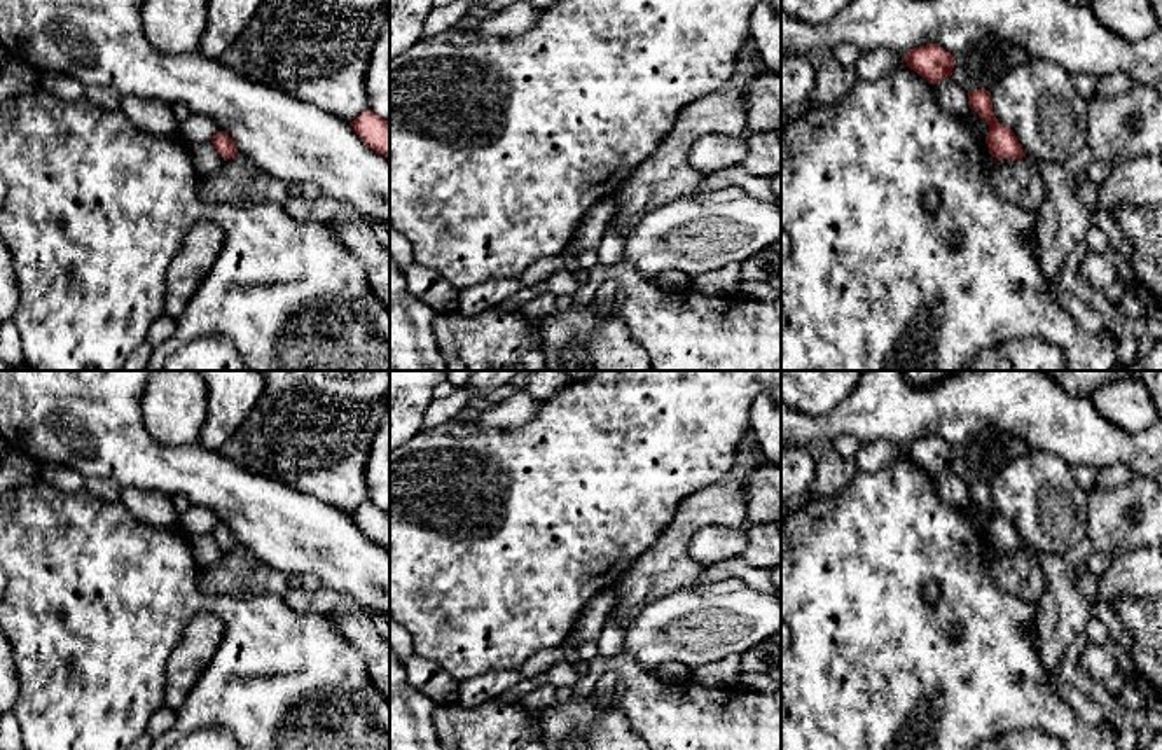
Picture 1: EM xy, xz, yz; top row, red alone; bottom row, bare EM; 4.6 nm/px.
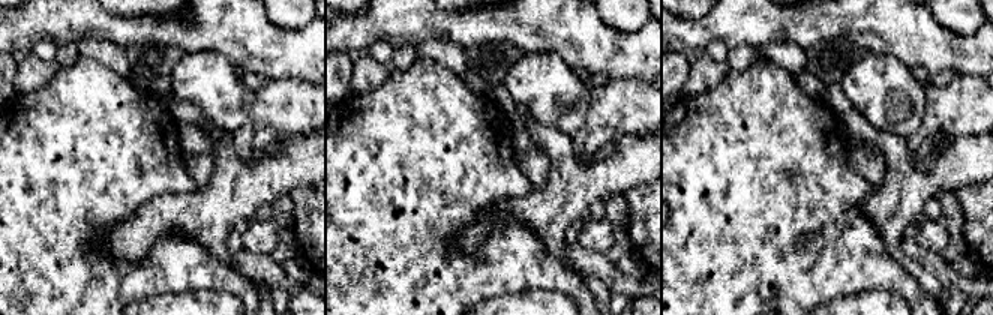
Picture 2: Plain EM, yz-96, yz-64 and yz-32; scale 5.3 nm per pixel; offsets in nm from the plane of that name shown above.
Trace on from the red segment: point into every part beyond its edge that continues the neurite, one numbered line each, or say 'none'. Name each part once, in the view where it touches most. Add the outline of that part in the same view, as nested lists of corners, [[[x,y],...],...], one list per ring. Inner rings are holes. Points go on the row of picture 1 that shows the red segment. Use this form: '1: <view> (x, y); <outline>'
none

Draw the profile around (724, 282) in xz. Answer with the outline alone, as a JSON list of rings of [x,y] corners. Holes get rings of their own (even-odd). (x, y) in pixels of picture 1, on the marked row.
[[[741,262],[718,267],[711,273],[692,278],[690,288],[701,294],[732,297],[741,283]]]

